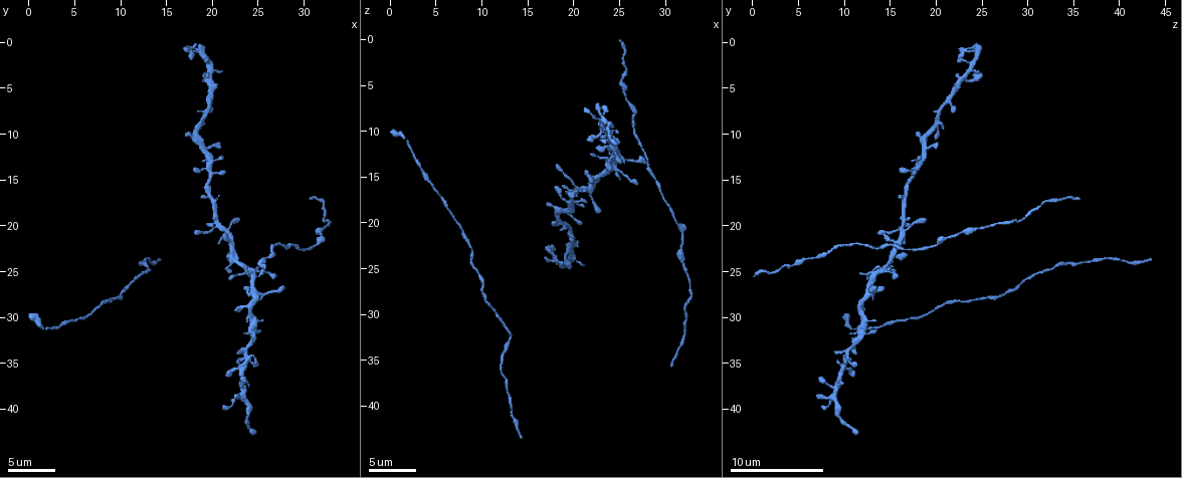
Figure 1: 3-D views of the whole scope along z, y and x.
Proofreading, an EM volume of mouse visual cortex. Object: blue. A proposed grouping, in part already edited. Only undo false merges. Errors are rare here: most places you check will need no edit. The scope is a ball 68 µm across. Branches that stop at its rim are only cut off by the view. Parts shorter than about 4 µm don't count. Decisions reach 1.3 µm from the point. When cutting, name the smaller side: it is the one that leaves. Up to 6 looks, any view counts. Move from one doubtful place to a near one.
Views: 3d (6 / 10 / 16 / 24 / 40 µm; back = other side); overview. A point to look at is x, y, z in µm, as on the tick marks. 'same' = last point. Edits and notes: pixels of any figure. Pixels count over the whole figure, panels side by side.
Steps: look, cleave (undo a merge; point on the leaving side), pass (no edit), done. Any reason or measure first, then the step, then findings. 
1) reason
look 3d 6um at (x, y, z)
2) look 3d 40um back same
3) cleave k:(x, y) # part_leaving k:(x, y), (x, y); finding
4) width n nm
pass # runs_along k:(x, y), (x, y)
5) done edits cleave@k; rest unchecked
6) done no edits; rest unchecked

four or more arms meet
look 3d 6um at (24.6, 25.0, 14.0)

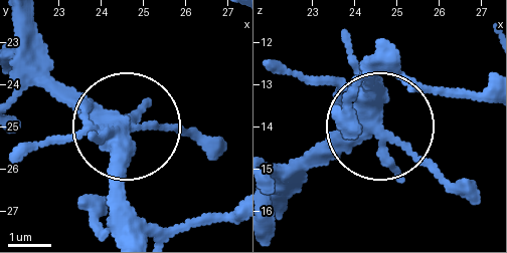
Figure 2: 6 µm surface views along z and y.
width 390 nm
pass # runs_along 2:(21, 27), (60, 81), (122, 124), (125, 207); continuous, no second neuron

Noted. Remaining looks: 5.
looks like a crossing
look 3d 10um at (20.6, 19.6, 16.4)

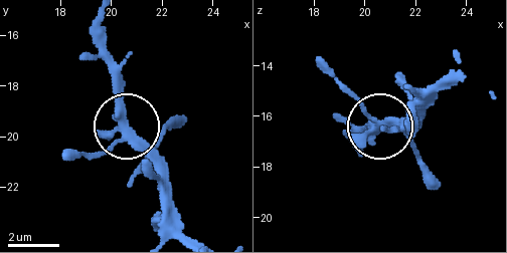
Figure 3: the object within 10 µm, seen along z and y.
look 3d 10um back same

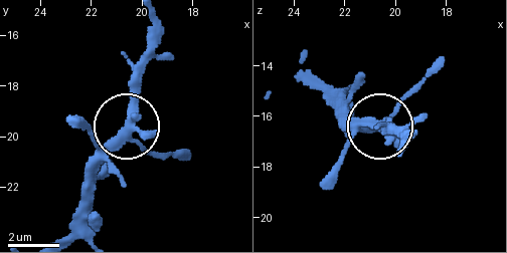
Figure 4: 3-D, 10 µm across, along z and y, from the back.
arms 4
pass # one neuron here

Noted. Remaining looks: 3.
thick turns thin
look 3d 16um at (32.0, 20.2, 25.0)

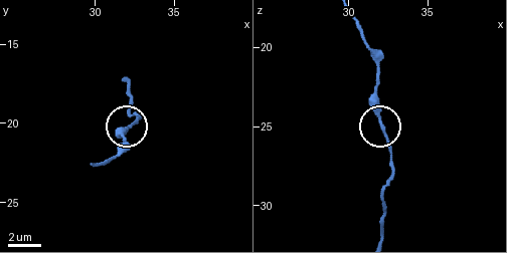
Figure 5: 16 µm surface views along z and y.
look 3d 6um same

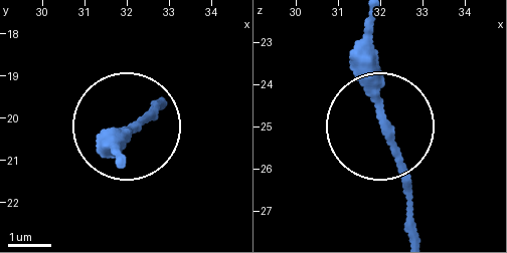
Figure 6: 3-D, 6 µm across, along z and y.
pass # continuous, no second neuron

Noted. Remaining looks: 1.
done no edits; rest unchecked

